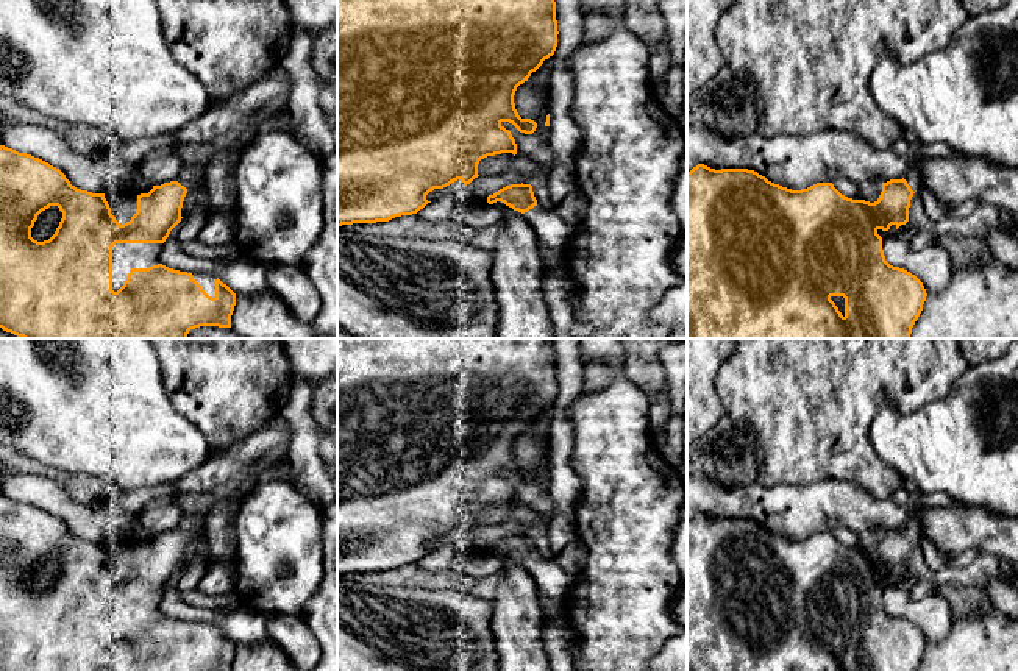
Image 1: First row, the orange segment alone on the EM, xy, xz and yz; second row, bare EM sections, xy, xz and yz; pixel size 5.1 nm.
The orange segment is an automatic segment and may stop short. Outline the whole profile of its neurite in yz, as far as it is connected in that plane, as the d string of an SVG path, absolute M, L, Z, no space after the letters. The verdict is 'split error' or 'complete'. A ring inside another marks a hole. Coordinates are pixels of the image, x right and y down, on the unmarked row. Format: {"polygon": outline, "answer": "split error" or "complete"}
{"polygon": "M698 513L687 521L687 671L917 671L926 651L923 632L910 621L885 610L879 579L896 579L909 571L910 549L921 541L923 529L910 520L902 529L882 532L882 541L874 552L842 545L832 532L817 532L807 538L792 540L768 531L748 518L715 520Z", "answer": "split error"}

